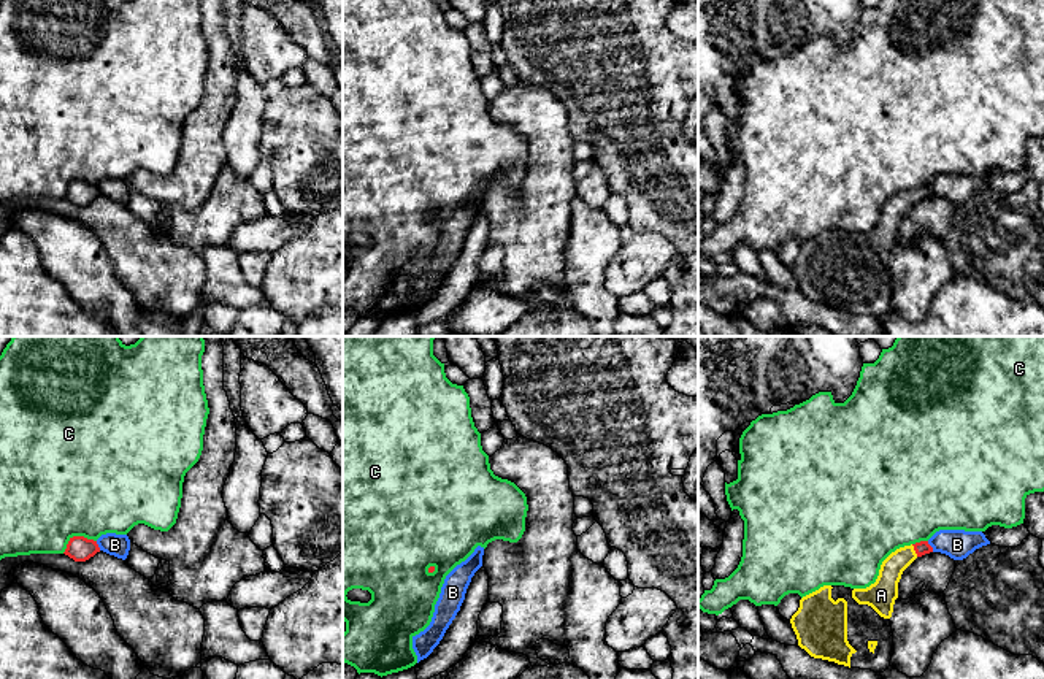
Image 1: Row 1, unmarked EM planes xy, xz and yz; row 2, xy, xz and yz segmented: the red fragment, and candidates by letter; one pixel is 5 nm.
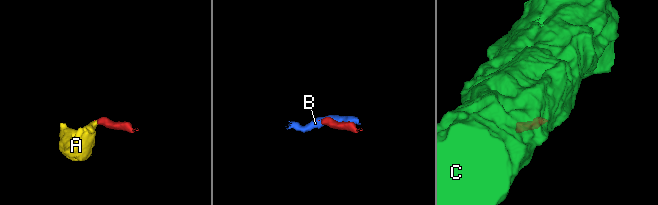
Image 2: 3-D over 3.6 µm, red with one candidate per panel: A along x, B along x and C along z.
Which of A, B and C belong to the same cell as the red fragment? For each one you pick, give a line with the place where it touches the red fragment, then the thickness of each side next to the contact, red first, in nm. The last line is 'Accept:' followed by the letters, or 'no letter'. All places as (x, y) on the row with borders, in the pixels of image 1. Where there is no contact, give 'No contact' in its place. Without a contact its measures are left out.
A: Touches red at yz (914, 549). Thickness 70 nm (red) against 130 nm
Accept: A

